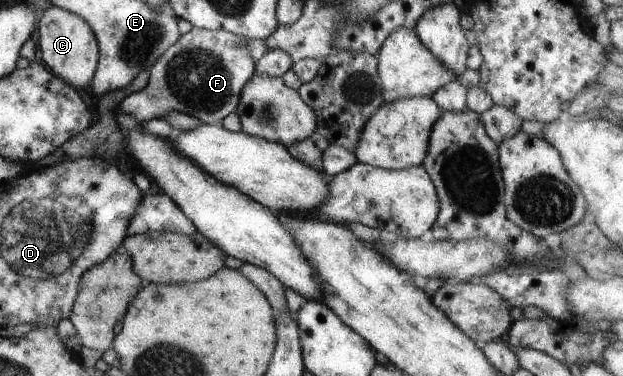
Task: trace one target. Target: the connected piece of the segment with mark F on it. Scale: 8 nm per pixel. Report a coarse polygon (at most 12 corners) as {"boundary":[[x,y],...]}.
{"boundary":[[191,29],[115,110],[221,126],[256,74],[245,36]]}

